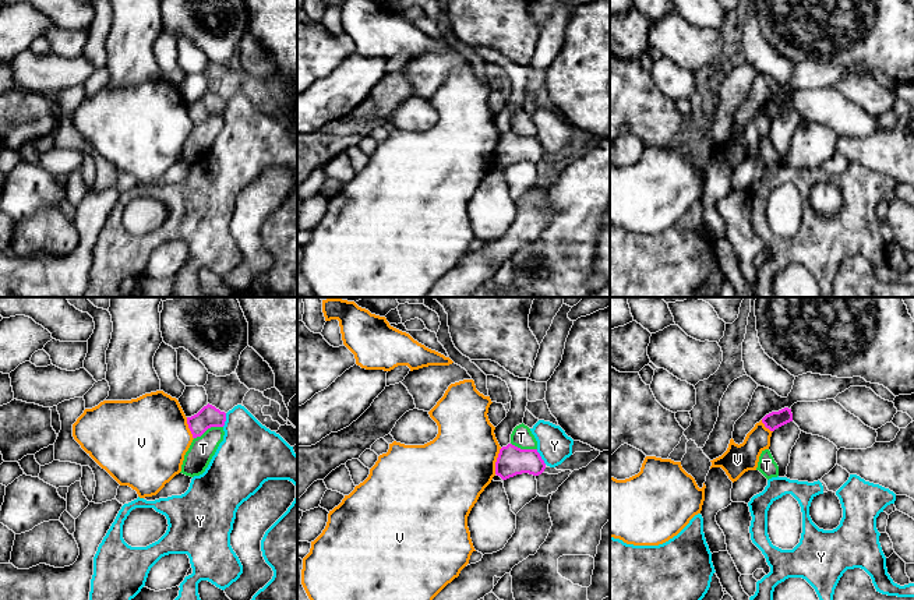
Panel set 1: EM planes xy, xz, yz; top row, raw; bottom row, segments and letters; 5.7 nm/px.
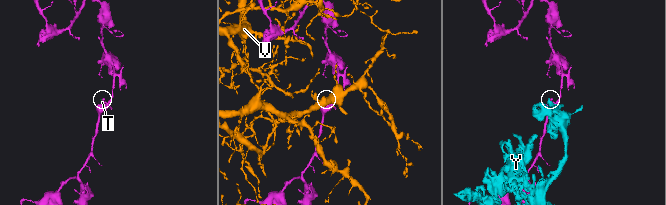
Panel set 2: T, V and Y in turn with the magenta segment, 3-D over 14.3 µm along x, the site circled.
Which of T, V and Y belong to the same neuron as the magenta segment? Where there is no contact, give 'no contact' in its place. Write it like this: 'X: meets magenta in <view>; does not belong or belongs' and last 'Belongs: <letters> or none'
T: meets magenta in xy; does not belong
V: meets magenta in xz; does not belong
Y: meets magenta in xz; does not belong
Belongs: none

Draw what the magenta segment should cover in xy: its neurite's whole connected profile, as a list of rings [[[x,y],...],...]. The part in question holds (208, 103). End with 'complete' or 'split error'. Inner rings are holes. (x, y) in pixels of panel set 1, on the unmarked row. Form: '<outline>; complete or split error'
[[[212,92],[204,93],[197,102],[187,105],[188,116],[193,126],[201,124],[211,114],[223,114],[226,100]]]; complete

